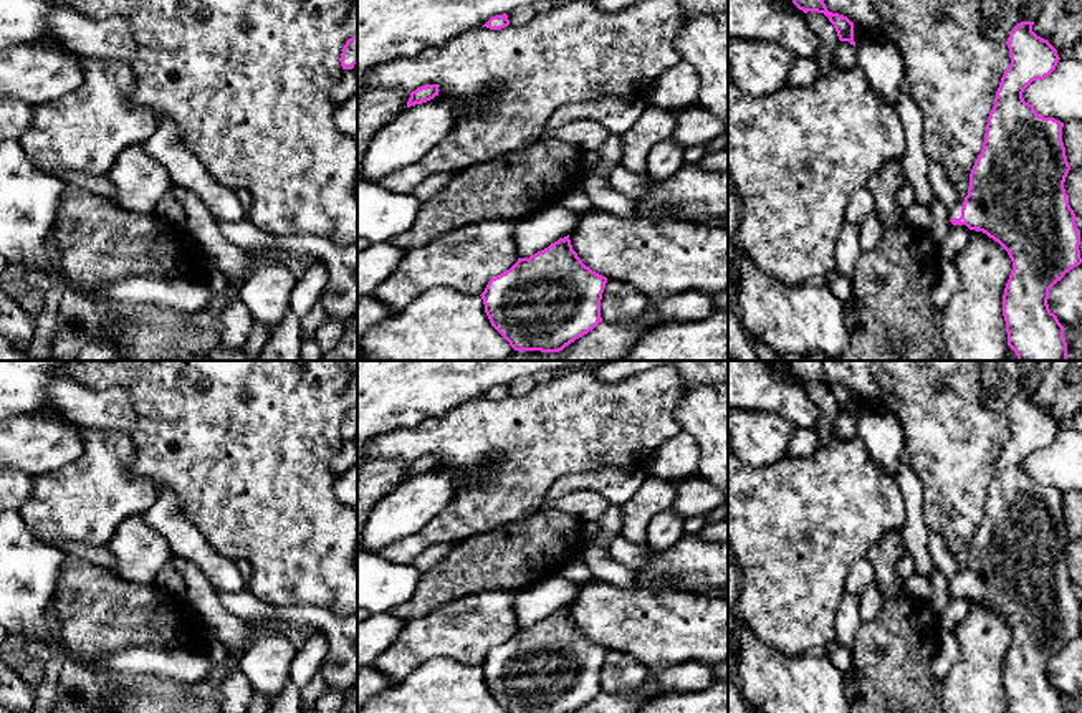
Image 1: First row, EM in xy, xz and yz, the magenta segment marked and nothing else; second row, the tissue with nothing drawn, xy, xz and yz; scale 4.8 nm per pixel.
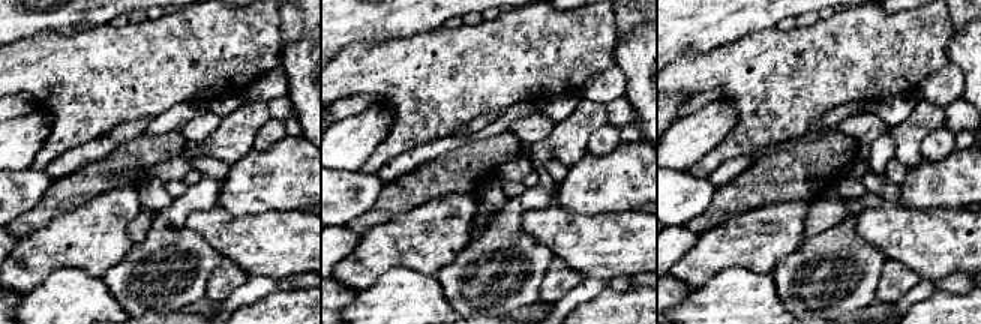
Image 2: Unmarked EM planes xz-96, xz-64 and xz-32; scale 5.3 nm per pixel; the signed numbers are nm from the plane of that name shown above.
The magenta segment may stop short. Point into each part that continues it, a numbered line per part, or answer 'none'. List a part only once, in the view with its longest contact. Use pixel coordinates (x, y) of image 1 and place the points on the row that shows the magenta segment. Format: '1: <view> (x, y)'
1: yz (945, 191)

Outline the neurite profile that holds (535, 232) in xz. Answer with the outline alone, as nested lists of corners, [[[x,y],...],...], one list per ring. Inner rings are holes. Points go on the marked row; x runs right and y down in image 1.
[[[551,203],[519,220],[513,232],[519,258],[529,258],[567,237],[577,227],[579,217],[576,212]]]

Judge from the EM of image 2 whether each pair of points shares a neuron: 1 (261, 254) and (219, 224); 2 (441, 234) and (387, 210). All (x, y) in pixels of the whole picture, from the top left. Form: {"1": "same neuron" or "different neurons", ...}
{"1": "same neuron", "2": "different neurons"}

